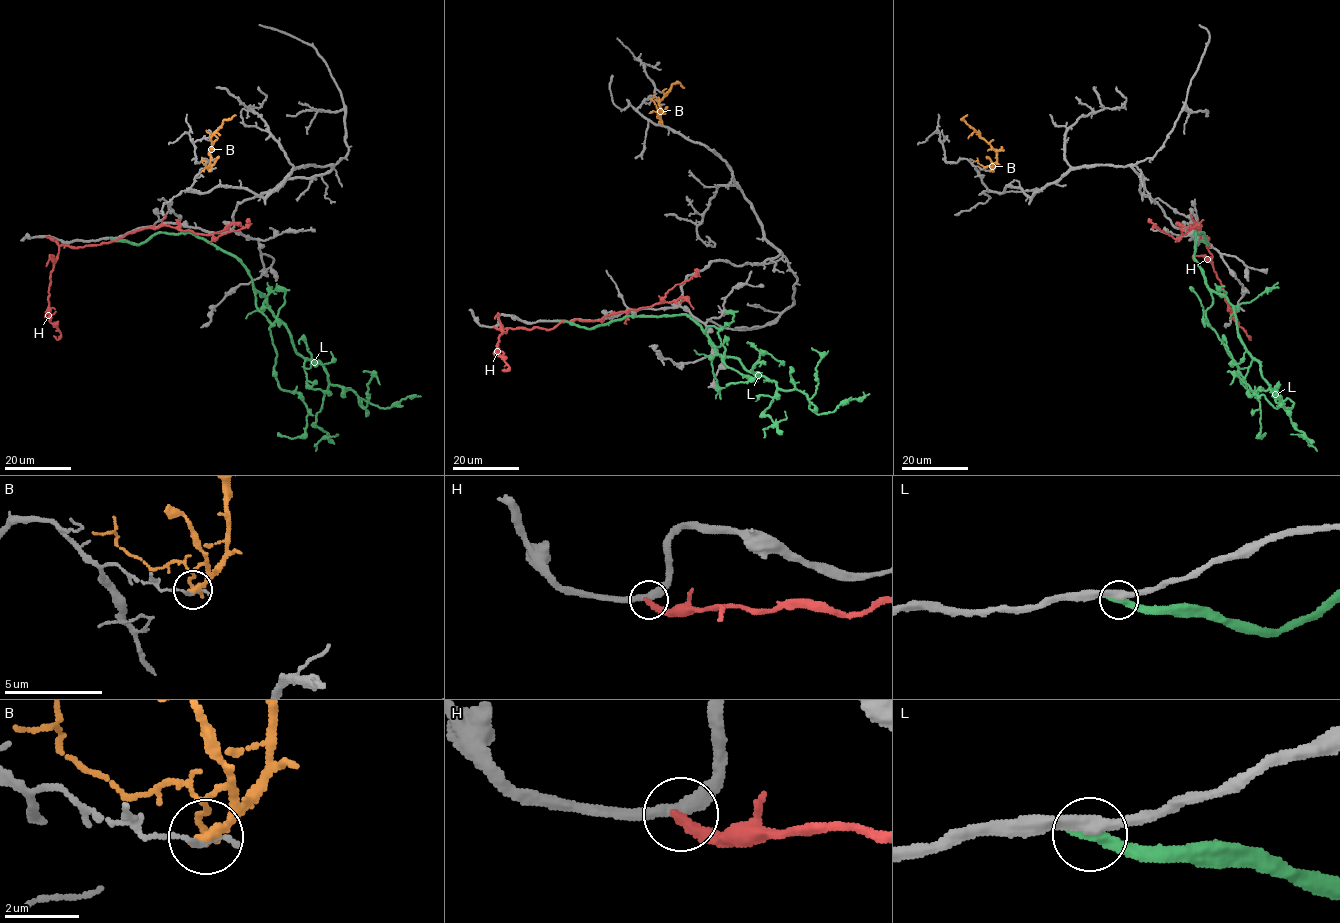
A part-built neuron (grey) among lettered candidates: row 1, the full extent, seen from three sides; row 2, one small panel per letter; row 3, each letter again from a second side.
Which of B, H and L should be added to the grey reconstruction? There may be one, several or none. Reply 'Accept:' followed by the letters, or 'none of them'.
Accept: none of them

